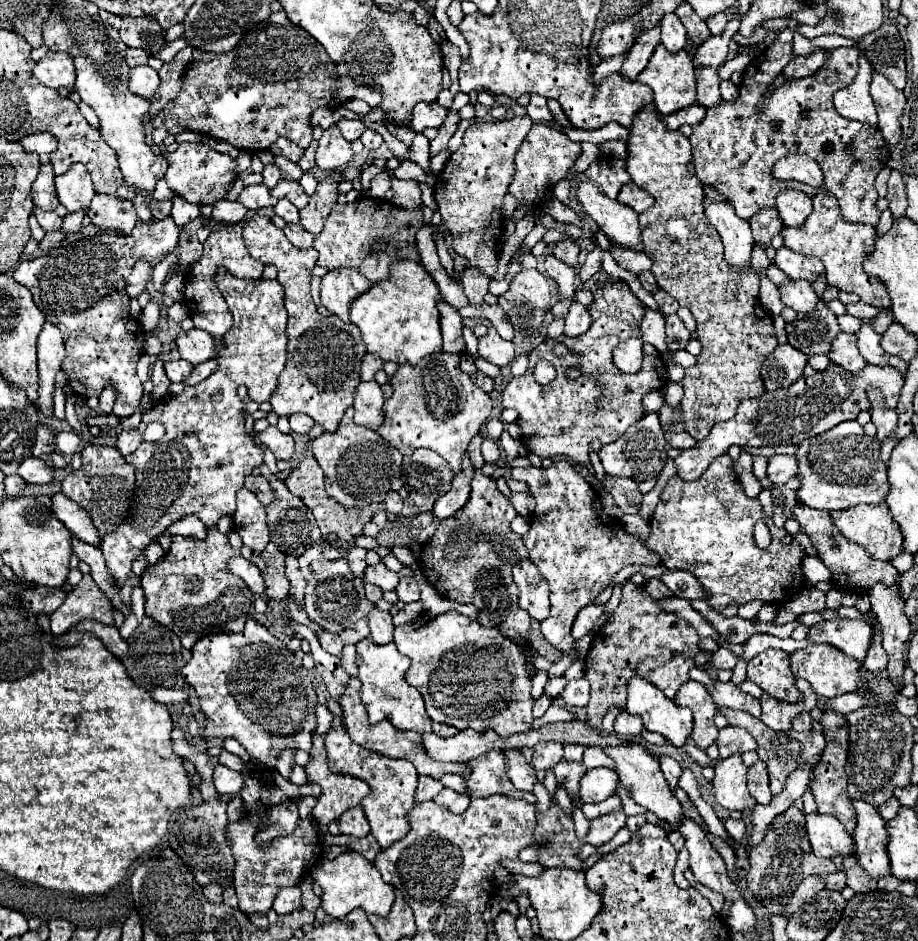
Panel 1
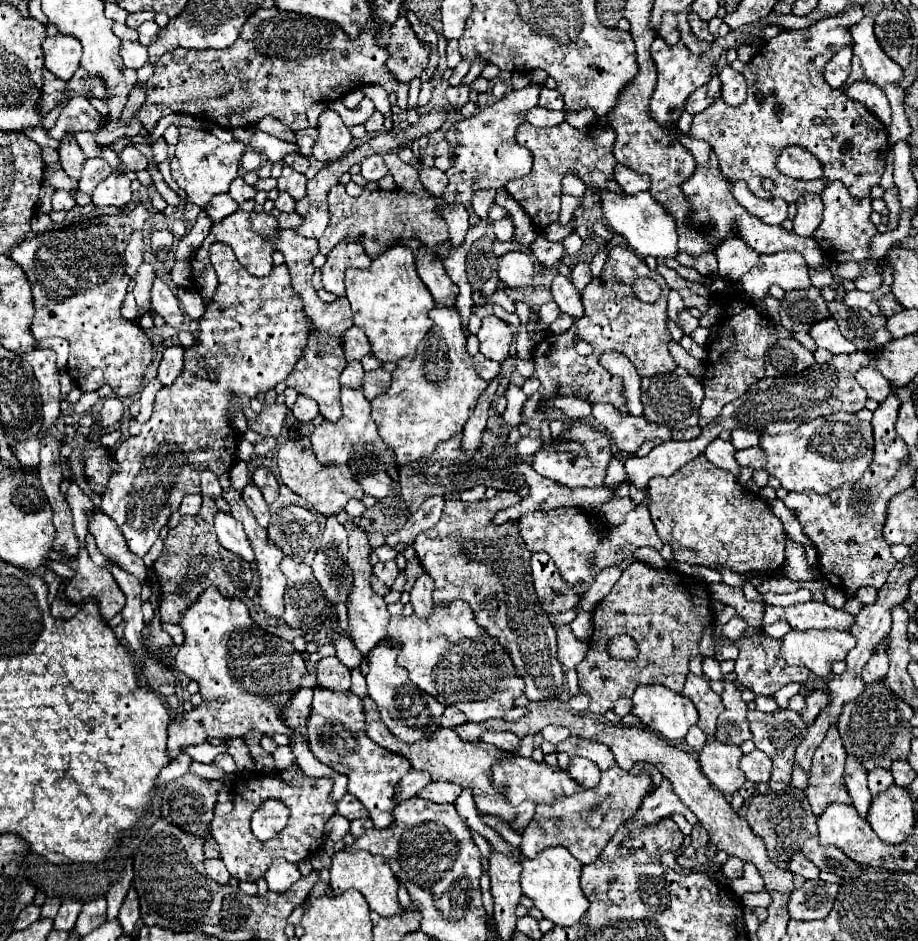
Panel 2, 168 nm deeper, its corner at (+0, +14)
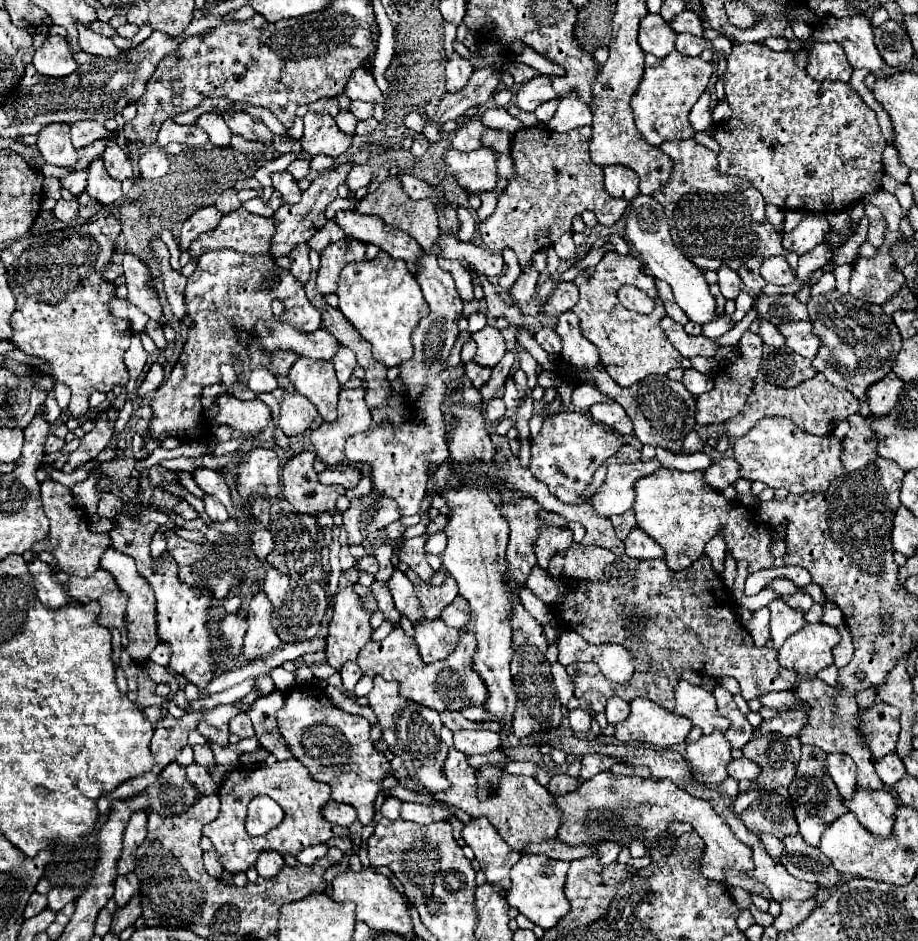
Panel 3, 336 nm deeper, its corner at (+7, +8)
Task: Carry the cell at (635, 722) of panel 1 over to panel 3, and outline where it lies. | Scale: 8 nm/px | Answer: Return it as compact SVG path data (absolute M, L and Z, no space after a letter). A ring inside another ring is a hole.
M611 697L609 701L607 701L607 709L605 709L605 715L607 715L607 721L611 723L611 725L617 725L617 723L621 723L621 721L625 721L627 717L629 717L629 703L627 701L623 701L623 699L619 699L619 697Z

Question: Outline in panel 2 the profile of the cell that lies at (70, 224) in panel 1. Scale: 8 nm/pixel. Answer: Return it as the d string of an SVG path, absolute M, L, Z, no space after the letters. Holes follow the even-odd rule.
M86 159L84 161L84 173L78 181L78 191L90 195L98 183L102 183L112 173L112 167L104 159Z

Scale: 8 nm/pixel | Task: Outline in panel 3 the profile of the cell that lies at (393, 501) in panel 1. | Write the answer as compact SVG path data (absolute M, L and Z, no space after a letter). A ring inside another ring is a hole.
M337 465L337 467L327 467L325 471L317 473L317 479L323 485L343 485L345 489L353 489L357 487L361 479L361 471L351 465Z

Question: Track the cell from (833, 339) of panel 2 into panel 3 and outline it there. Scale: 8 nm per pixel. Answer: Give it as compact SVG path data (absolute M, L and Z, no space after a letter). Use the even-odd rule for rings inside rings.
M789 321L789 323L781 323L777 329L785 337L785 345L789 349L793 349L795 353L799 353L807 359L813 359L819 343L817 343L817 339L813 339L809 321Z

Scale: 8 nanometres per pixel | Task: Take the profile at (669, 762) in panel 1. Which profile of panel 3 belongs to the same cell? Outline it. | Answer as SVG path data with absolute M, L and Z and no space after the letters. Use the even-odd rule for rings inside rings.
M599 843L599 845L595 845L595 853L599 855L599 865L603 865L603 867L617 861L619 851L621 851L621 847L617 847L617 843Z

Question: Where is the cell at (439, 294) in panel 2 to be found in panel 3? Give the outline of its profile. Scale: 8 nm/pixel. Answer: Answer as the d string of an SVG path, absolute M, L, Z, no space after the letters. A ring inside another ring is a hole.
M355 209L337 211L335 221L345 231L345 235L349 235L351 239L377 245L385 253L393 255L393 259L403 259L409 271L415 273L417 255L421 255L421 247L407 233L385 225L383 219L377 215L363 215Z

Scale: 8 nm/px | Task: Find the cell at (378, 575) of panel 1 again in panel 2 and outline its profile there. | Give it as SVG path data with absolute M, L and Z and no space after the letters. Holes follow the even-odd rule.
M378 561L376 565L374 565L374 575L380 579L380 581L384 581L386 583L386 587L390 587L392 583L394 583L394 579L398 577L398 567L396 567L396 563L394 561L386 561L386 563L382 563L382 561Z

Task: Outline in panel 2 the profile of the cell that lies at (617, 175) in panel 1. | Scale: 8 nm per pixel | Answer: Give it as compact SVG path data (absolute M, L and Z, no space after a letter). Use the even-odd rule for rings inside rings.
M524 121L518 127L516 141L530 149L534 157L532 171L522 179L512 179L506 183L506 191L520 203L520 207L526 211L526 215L532 219L532 223L538 229L546 229L548 223L554 223L560 213L560 181L568 169L574 169L580 179L592 187L594 193L600 189L608 191L620 191L620 185L614 181L614 165L618 163L612 155L612 145L616 141L616 133L612 127L586 127L586 129L574 129L568 123L560 123L556 127L540 129Z

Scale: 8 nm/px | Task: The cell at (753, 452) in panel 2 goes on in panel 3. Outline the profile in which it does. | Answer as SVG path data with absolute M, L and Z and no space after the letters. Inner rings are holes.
M723 457L721 461L717 463L711 463L707 469L705 469L705 483L715 489L715 491L723 491L725 487L733 485L739 475L737 475L737 461L731 459L731 457Z

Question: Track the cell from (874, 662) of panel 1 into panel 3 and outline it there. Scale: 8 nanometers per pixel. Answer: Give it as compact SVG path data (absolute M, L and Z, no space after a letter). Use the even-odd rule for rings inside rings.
M869 687L865 691L859 691L855 699L857 699L857 705L859 707L865 707L865 709L869 707L871 709L875 705L875 687Z

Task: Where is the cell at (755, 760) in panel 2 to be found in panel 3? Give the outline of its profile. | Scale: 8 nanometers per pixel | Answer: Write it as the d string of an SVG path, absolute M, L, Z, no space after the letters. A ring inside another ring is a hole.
M741 757L741 759L733 759L733 761L727 765L727 773L729 773L731 777L735 777L737 781L741 781L741 779L755 781L757 775L759 775L759 767L757 767L757 763Z

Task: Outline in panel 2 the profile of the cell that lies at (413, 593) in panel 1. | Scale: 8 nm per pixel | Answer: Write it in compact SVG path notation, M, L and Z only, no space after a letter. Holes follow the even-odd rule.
M420 573L412 591L410 591L410 603L414 605L414 613L420 617L428 617L432 613L432 589L434 581L428 573Z

